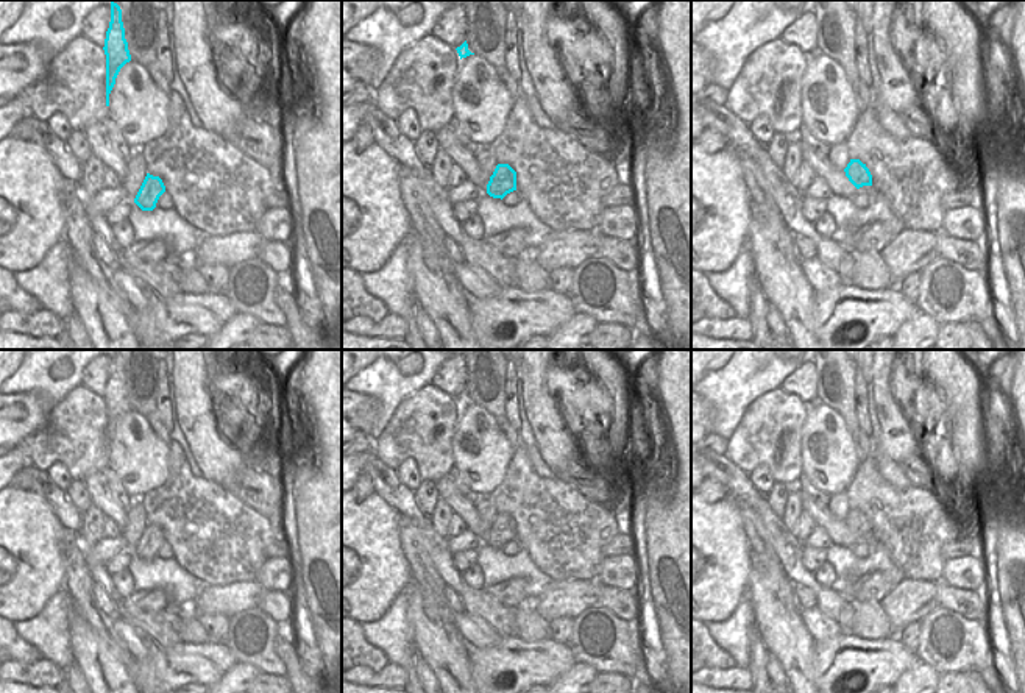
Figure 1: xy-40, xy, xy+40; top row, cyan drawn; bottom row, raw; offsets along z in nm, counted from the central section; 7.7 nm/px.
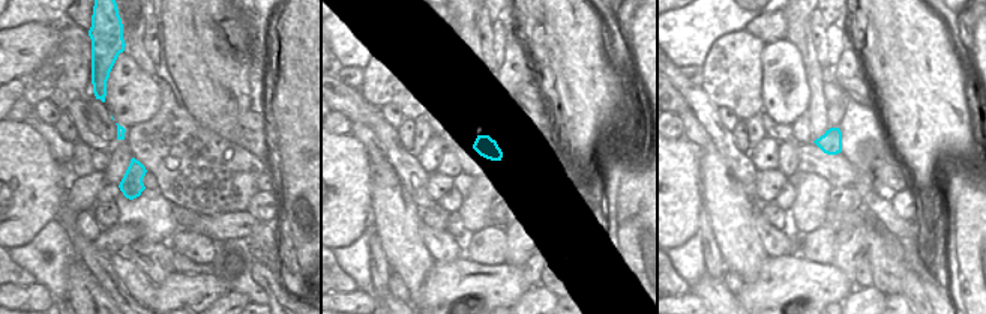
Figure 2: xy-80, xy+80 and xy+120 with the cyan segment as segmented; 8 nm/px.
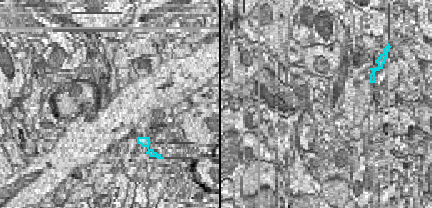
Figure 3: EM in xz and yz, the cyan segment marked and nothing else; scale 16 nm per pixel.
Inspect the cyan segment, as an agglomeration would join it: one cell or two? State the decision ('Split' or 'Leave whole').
Split

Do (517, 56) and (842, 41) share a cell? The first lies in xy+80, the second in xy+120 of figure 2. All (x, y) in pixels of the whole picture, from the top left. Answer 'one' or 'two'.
two

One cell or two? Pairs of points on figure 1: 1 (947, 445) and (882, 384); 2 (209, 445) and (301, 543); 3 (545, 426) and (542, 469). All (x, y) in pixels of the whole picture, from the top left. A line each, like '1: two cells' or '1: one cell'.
1: two cells
2: two cells
3: two cells

